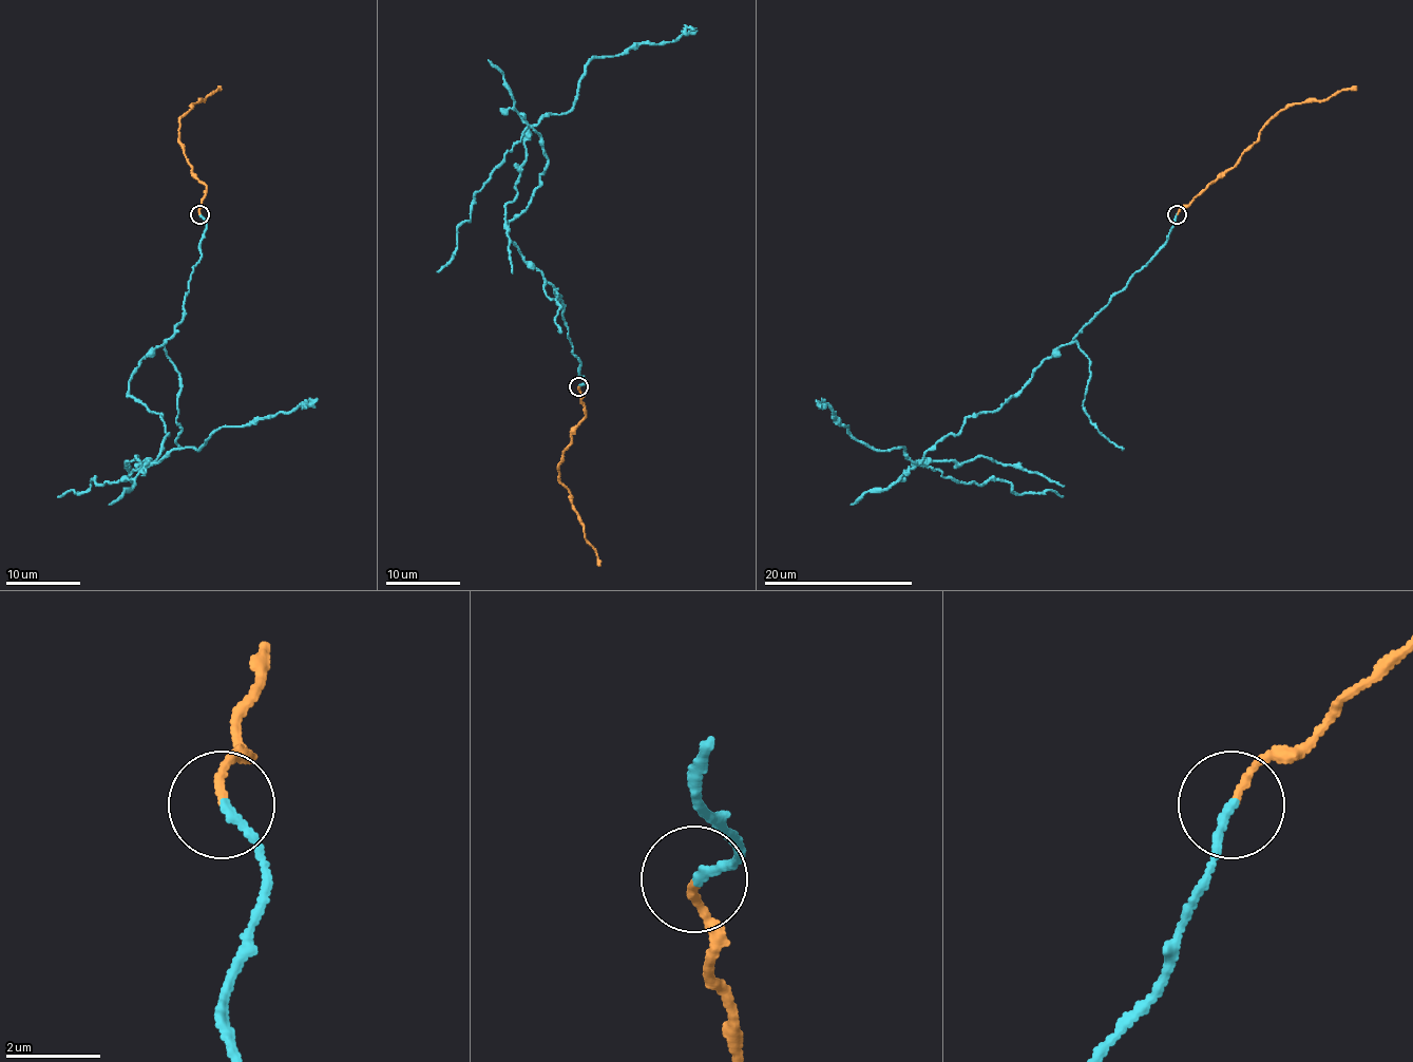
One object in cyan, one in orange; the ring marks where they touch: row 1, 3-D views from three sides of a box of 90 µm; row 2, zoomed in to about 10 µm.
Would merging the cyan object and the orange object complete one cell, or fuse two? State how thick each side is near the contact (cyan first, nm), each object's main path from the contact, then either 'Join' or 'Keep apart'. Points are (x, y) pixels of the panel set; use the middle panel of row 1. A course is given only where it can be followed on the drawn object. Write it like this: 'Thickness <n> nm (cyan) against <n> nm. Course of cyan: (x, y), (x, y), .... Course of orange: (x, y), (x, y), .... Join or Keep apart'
Thickness 190 nm (cyan) against 150 nm. Course of cyan: (578, 386), (562, 303), (509, 239), (547, 166), (533, 127), (572, 107), (593, 58), (698, 30). Course of orange: (578, 386), (586, 416), (562, 452), (559, 481), (600, 566). Keep apart

